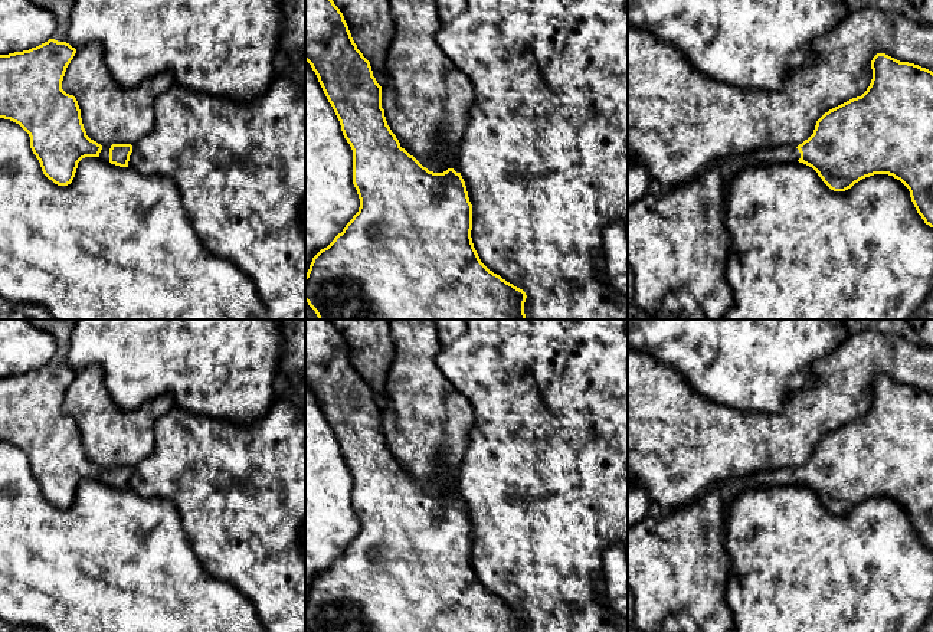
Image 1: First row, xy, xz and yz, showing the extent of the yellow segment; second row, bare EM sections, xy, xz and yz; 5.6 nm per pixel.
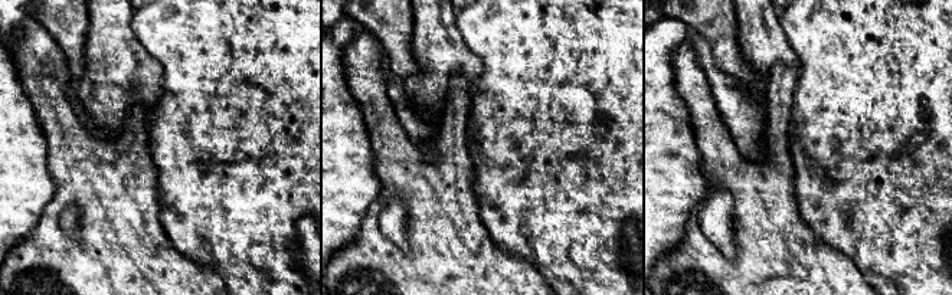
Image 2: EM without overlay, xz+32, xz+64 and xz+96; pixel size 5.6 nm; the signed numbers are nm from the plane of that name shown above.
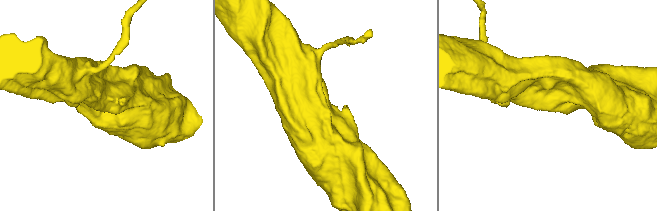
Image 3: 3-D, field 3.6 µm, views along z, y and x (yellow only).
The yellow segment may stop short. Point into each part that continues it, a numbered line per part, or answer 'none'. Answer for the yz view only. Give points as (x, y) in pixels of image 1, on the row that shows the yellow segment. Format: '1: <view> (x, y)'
1: yz (729, 166)

